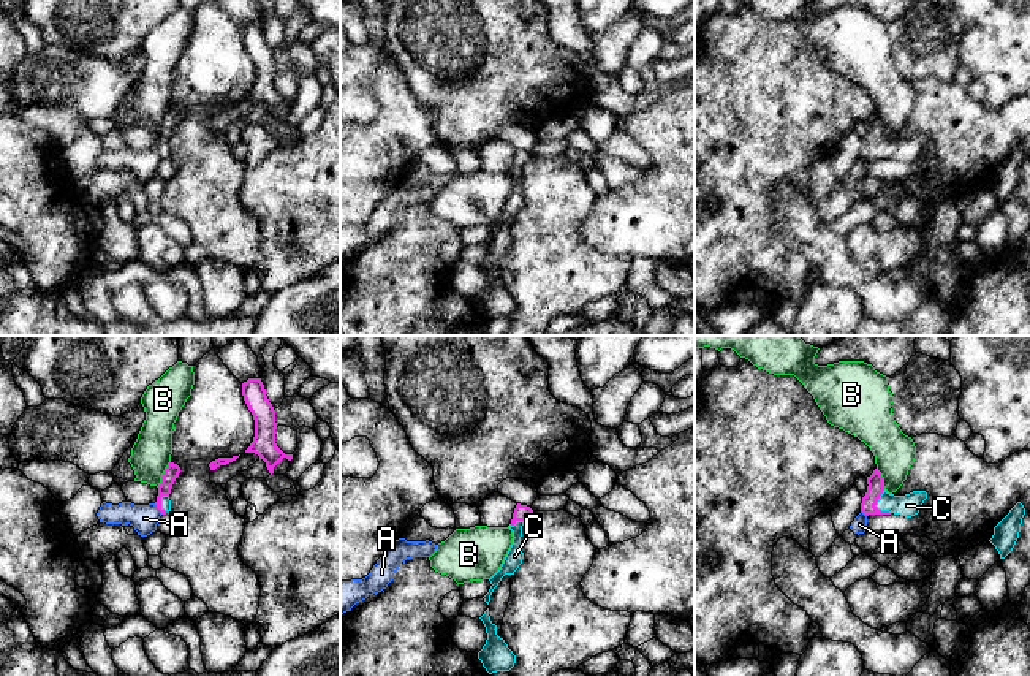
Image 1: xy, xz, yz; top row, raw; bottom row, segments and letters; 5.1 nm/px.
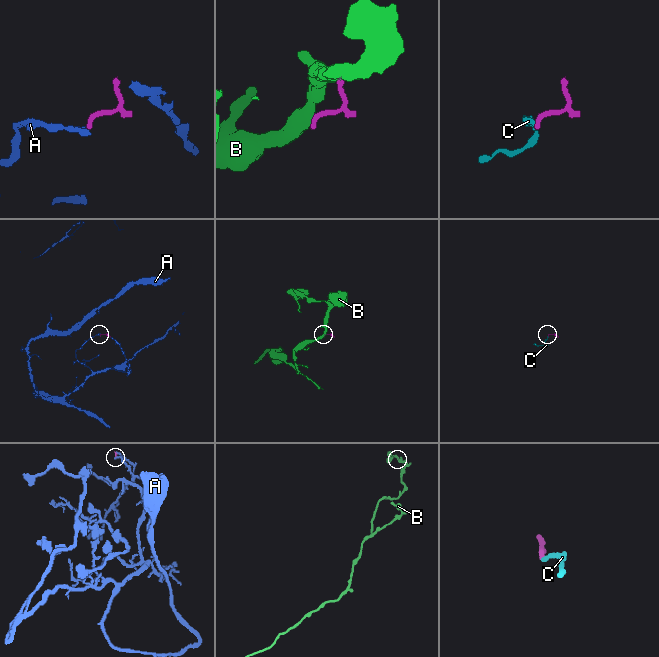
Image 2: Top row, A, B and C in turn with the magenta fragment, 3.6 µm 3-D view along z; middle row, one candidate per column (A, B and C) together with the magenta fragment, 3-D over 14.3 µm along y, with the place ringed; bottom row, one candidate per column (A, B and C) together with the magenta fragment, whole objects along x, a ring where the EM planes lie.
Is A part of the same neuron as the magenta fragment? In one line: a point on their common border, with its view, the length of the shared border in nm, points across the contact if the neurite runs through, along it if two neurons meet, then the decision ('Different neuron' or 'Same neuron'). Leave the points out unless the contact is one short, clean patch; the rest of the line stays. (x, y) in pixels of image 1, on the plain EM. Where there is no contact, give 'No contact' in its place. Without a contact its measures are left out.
Touches magenta at xy (157, 152). Shared border 70 nm. Boundary: xy (154, 149), (162, 159). Different neuron

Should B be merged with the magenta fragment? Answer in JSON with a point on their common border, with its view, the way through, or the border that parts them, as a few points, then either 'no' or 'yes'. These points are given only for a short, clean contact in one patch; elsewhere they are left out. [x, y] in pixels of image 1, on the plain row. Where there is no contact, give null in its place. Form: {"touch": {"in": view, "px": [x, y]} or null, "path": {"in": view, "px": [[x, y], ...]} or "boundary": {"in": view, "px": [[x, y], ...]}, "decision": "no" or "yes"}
{"touch": {"in": "xy", "px": [163, 119]}, "boundary": {"in": "xy", "px": [[170, 106], [157, 132]]}, "decision": "no"}

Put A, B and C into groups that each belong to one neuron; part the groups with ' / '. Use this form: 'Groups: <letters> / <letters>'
Groups: A / B / C

